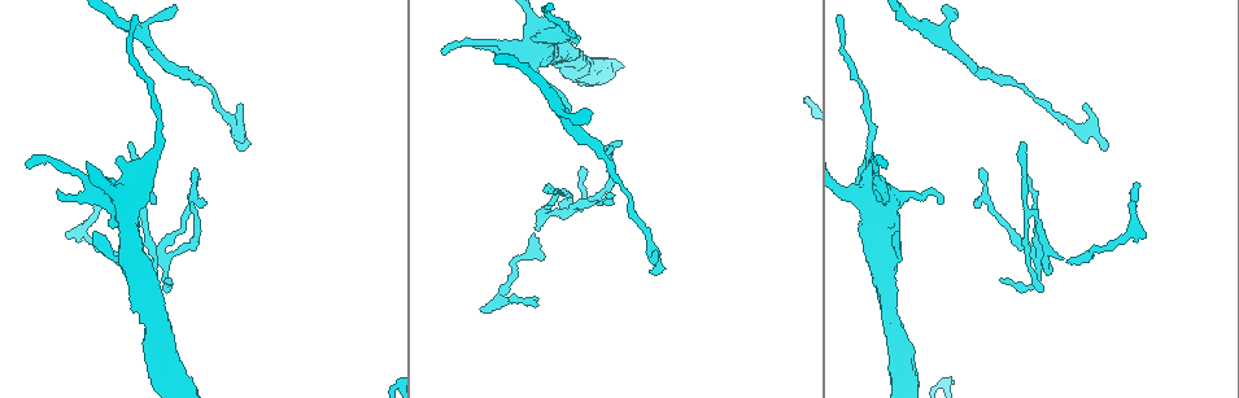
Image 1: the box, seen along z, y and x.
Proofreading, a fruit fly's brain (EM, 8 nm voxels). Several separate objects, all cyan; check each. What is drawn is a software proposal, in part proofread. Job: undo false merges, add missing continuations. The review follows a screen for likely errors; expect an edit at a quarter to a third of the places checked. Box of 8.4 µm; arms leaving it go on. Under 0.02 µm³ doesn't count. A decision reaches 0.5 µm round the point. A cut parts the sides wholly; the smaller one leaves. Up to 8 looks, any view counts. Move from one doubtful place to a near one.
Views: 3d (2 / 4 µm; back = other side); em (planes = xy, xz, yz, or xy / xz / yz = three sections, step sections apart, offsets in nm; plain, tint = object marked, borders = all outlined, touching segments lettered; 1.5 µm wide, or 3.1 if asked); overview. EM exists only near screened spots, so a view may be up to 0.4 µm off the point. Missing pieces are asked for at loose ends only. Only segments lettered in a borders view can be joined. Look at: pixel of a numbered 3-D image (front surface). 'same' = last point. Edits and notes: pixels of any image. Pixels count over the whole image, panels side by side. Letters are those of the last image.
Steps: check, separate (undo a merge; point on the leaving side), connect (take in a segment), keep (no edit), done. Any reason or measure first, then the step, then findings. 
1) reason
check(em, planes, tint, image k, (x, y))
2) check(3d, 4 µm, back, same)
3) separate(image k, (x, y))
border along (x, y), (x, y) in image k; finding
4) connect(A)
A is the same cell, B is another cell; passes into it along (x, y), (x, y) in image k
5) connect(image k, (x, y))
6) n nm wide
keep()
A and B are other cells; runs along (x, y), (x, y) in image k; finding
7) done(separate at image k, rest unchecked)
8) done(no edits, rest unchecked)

free end
check(em, xz, step 4, borders, image 1, (156, 201))

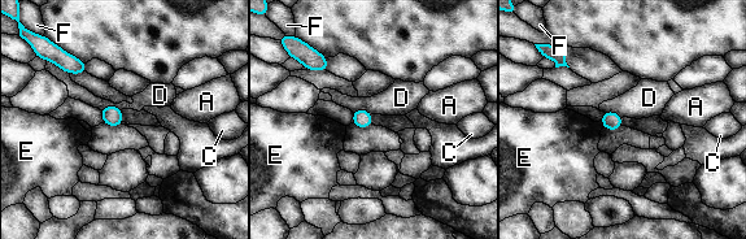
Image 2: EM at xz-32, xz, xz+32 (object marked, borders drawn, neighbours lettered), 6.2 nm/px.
keep()
A, C, D, E and F are other cells; no lettered segment goes on from it

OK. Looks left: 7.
branch stops here
check(em, yz, step 8, tint, image 1, (1000, 281))

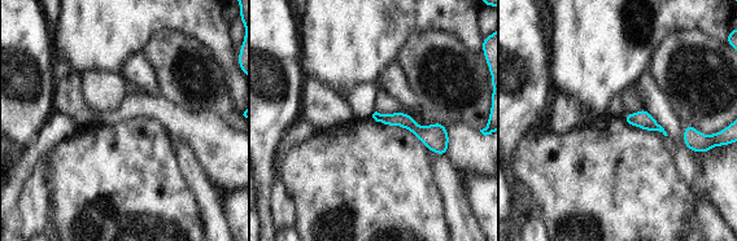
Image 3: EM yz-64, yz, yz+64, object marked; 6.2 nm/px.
check(em, planes, borders, same)

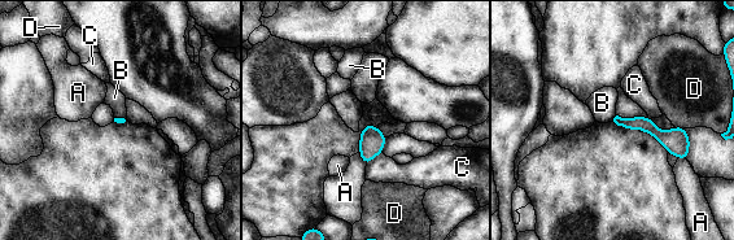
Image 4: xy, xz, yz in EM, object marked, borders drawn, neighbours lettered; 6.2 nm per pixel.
keep()
A, B, C and D are other cells; border along (616, 116), (612, 121) in image 4; none of them fits

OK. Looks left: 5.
free end
check(em, planes, borders, image 1, (659, 274))

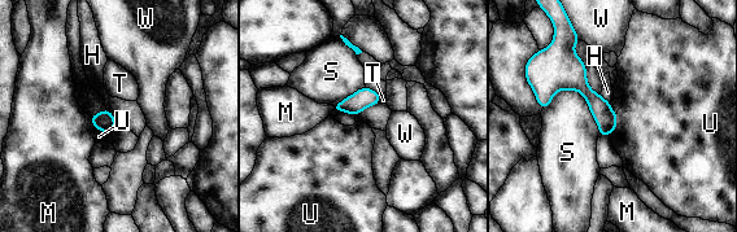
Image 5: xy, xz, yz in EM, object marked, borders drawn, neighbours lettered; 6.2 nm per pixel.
keep()
H, M, S, T, U and W are other cells; border along (618, 113), (618, 126), (609, 135) in image 5; no lettered segment goes on from it

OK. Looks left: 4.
done(no edits, rest unchecked)

